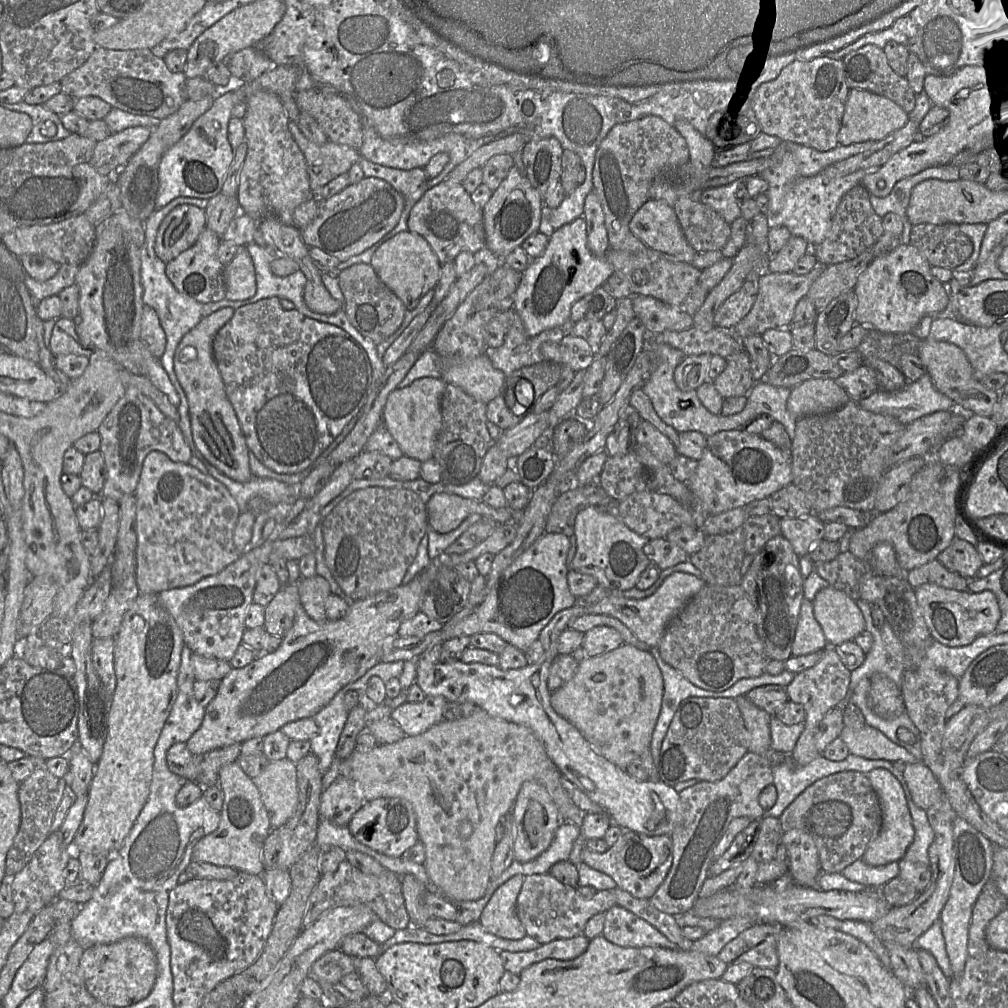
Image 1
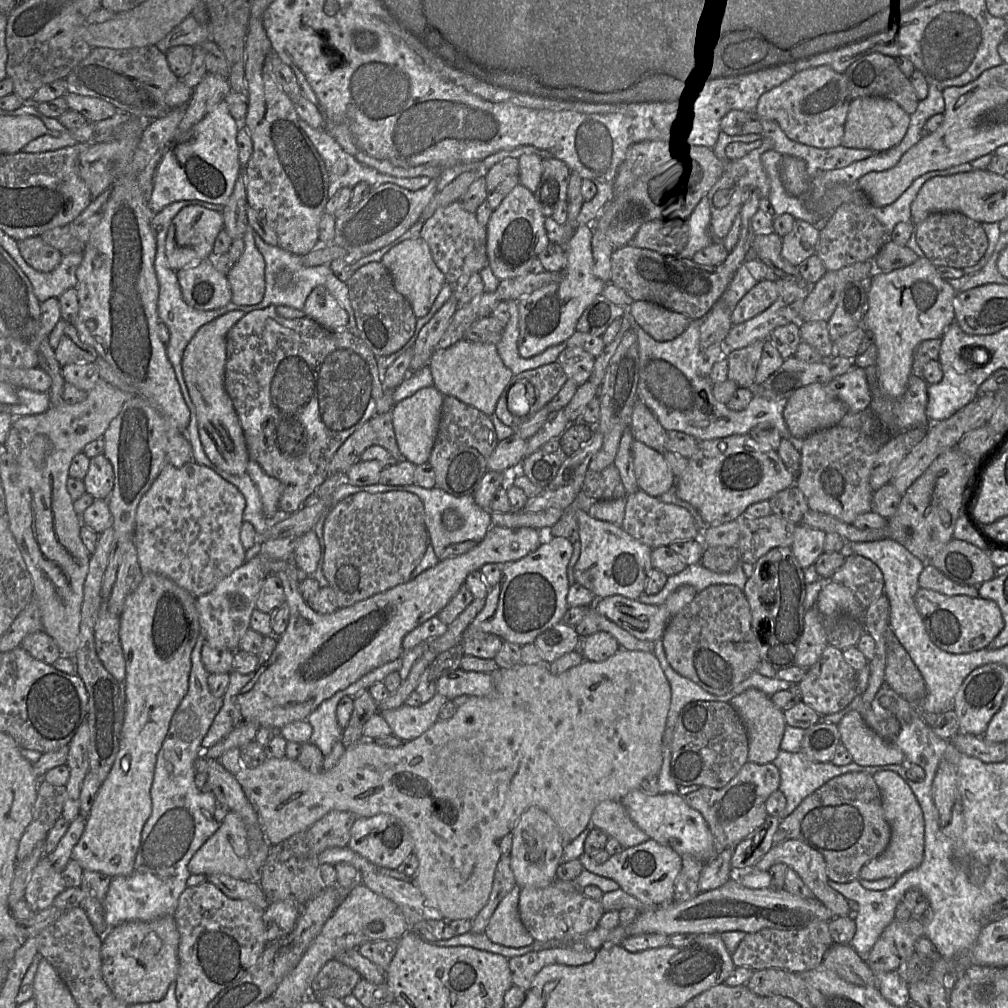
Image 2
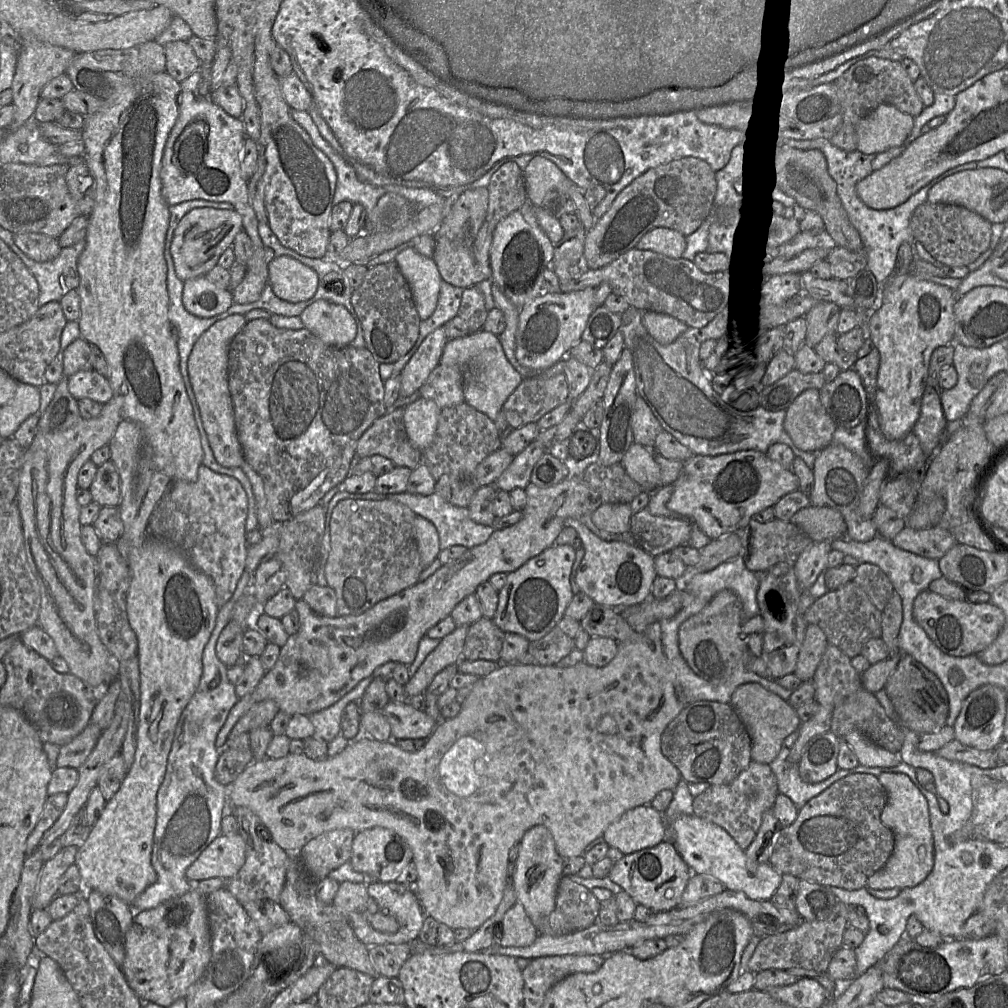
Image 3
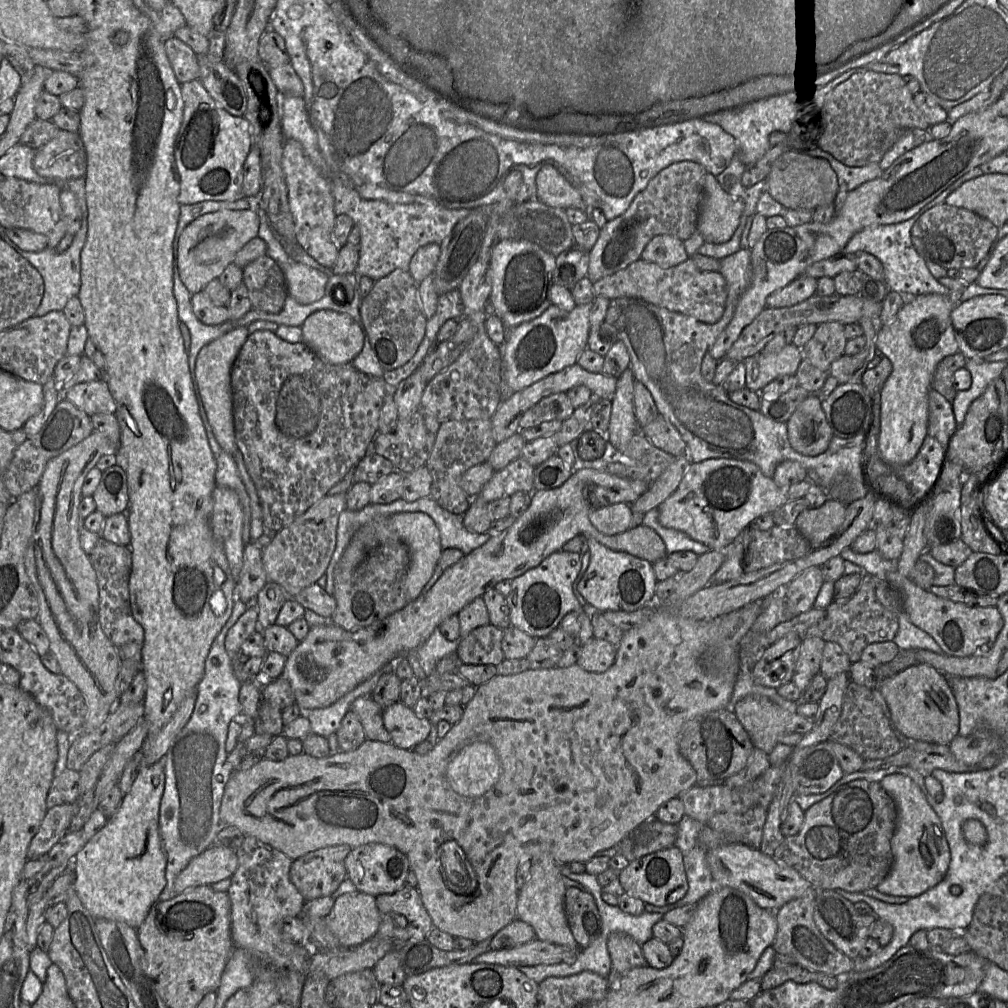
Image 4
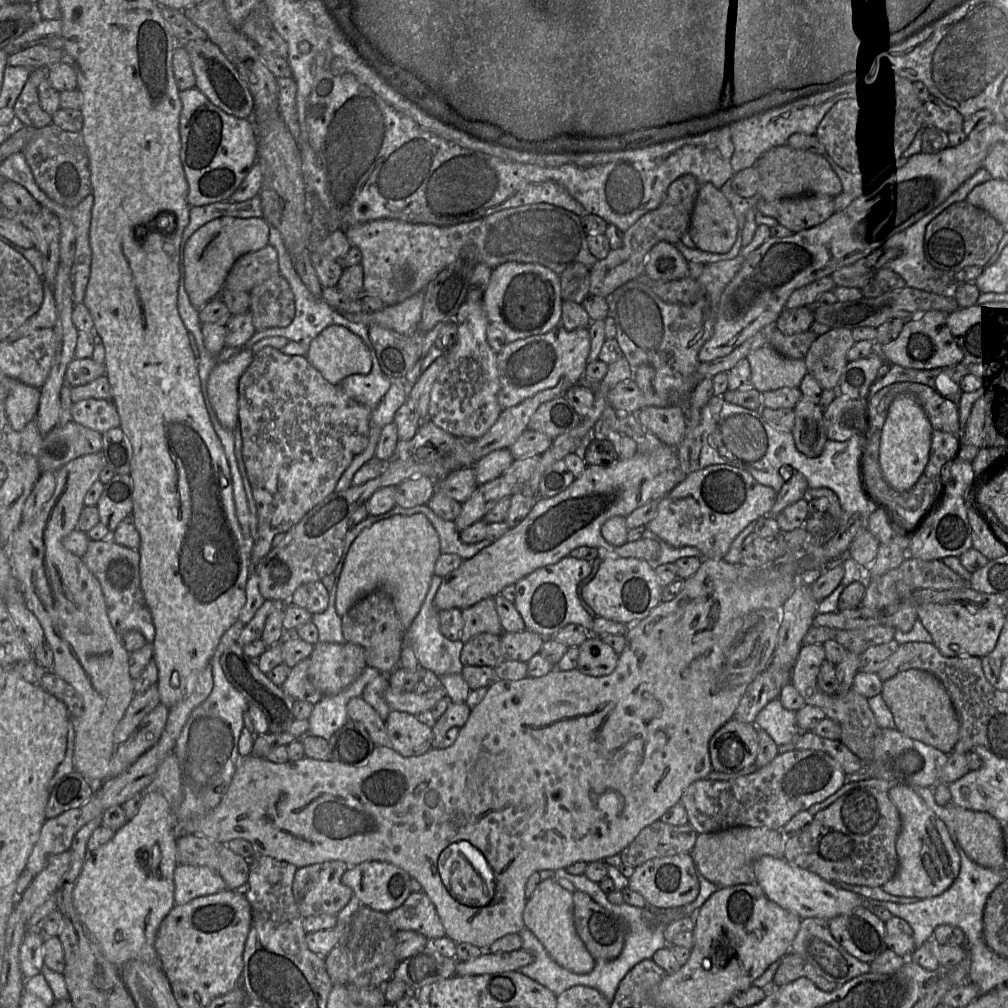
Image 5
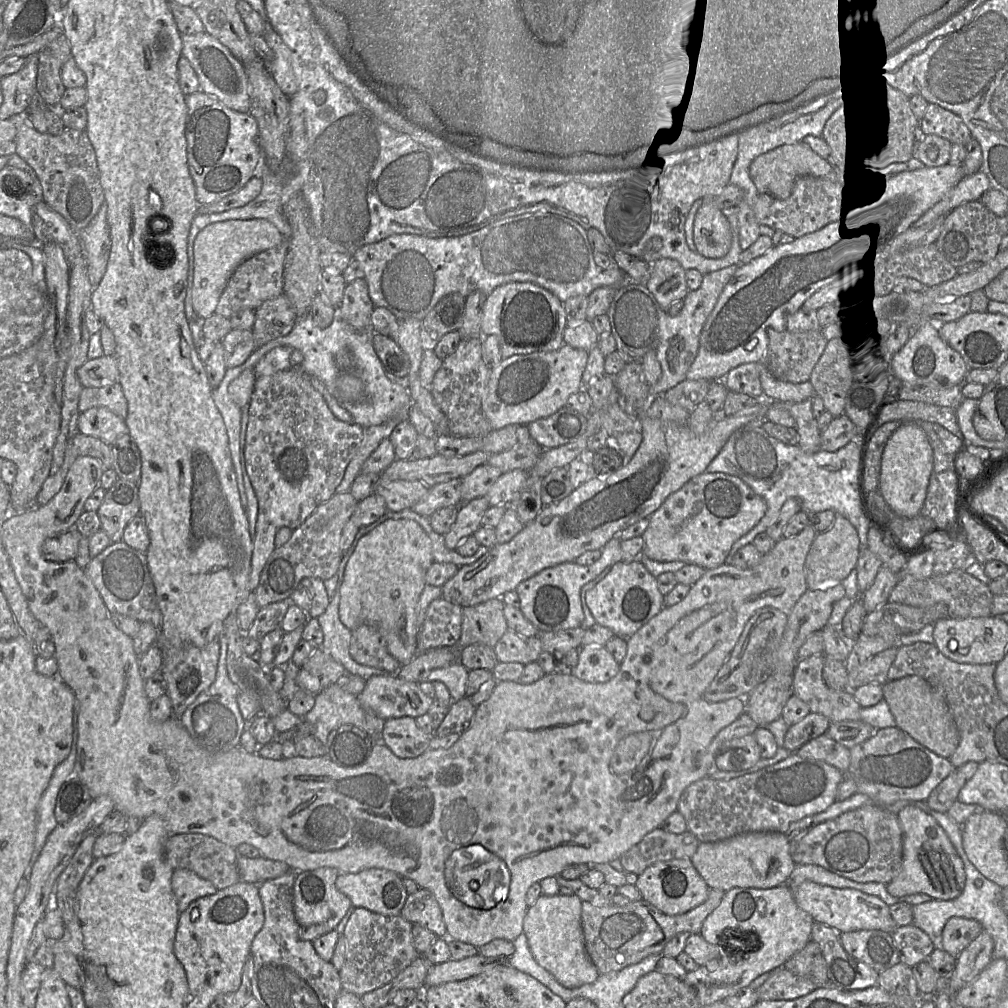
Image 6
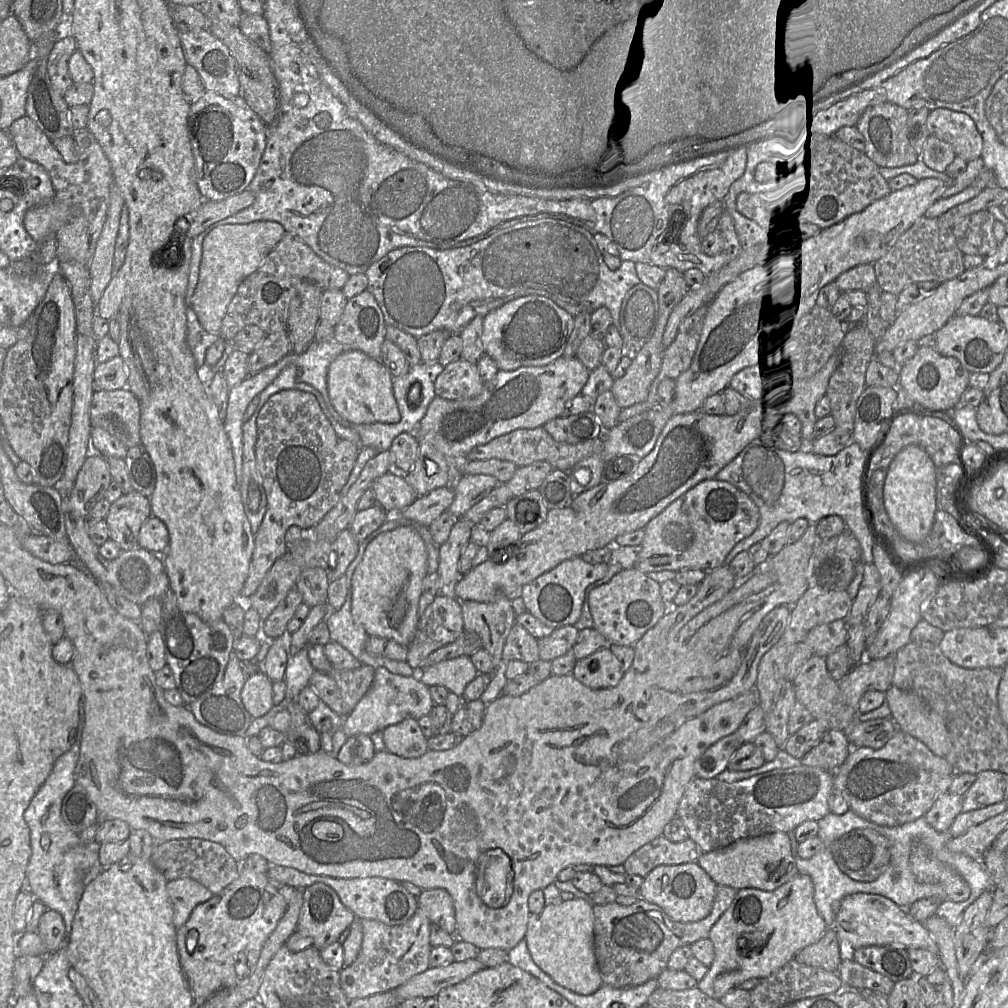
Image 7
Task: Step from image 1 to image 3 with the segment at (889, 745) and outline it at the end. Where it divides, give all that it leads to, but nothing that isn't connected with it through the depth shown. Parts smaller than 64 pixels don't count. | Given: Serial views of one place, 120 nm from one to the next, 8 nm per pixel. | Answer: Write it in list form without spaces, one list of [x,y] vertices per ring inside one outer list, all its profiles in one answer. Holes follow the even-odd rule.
[[[858,730],[846,734],[843,741],[851,747],[860,765],[866,767],[892,767],[901,763],[898,754],[876,745]]]

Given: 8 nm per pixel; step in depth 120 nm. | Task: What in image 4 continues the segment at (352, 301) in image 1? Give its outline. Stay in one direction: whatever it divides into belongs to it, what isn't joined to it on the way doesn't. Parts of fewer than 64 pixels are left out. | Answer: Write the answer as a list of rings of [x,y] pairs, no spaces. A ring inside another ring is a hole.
[[[395,270],[375,281],[370,293],[361,300],[360,315],[372,350],[384,371],[407,363],[417,352],[428,322],[418,294],[418,285],[410,272]]]

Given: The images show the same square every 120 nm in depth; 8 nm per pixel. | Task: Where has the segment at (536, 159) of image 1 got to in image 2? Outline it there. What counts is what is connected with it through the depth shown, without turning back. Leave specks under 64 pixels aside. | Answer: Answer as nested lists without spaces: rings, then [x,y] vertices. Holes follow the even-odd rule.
[[[542,159],[541,179],[533,194],[545,217],[552,216],[557,207],[567,201],[570,172],[559,159]]]

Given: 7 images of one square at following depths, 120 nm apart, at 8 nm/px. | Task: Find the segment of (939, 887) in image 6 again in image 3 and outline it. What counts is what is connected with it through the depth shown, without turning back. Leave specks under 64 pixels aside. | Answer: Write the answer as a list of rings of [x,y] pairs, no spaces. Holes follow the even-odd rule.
[[[884,772],[877,778],[888,796],[880,819],[893,832],[895,845],[886,864],[868,879],[867,887],[875,890],[902,890],[917,886],[929,875],[934,865],[933,835],[927,800],[906,774]]]

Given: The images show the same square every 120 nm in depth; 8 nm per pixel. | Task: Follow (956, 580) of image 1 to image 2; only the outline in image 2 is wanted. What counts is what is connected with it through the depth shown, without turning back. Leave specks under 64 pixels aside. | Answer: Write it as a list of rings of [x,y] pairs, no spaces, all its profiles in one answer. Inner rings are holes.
[[[925,564],[918,578],[919,587],[933,590],[948,596],[964,595],[972,598],[980,597],[978,586],[958,584],[932,564]]]

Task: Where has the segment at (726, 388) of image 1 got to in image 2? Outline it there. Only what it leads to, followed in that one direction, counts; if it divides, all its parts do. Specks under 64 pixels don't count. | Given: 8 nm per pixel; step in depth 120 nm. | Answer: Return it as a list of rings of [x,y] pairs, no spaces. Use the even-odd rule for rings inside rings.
[[[758,340],[747,347],[733,350],[726,355],[728,380],[735,382],[739,388],[754,387],[764,341]]]

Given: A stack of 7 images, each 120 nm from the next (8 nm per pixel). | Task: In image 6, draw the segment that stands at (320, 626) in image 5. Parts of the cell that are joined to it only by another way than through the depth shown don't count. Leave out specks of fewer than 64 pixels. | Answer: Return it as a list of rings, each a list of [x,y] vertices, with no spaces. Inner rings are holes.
[[[339,578],[335,593],[325,611],[317,617],[323,631],[321,648],[340,663],[347,674],[353,674],[369,679],[375,675],[390,675],[385,670],[365,666],[356,662],[350,654],[352,630],[348,629],[339,618],[340,587]]]

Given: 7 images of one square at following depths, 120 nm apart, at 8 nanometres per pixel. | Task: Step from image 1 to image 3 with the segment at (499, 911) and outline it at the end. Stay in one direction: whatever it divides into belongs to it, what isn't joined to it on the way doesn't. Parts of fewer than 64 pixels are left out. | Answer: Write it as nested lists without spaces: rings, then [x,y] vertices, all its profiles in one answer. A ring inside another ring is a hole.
[[[518,901],[506,911],[500,924],[493,929],[494,945],[527,947],[538,938],[539,932]]]

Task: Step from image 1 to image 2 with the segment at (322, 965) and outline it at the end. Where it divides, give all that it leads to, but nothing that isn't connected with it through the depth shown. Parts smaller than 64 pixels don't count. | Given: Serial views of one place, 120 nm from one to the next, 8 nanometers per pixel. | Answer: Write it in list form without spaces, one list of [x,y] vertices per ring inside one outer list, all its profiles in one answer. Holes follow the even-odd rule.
[[[336,959],[328,961],[319,971],[310,986],[314,999],[331,996],[340,1000],[351,995],[361,976],[352,968]]]

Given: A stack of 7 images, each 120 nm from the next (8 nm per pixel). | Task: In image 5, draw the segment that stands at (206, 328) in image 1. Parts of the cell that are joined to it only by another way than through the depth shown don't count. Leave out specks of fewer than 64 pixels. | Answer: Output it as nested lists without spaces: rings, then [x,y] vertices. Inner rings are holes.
[[[242,349],[227,361],[217,364],[208,379],[208,398],[221,425],[234,430],[238,424],[238,384],[253,360],[251,349]]]

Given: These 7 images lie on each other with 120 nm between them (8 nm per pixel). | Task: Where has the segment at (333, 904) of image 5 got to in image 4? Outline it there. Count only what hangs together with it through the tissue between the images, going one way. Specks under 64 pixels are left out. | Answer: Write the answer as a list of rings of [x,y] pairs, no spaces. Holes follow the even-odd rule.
[[[335,845],[309,852],[292,861],[290,880],[305,901],[331,896],[347,878],[345,859],[351,851],[348,845]]]

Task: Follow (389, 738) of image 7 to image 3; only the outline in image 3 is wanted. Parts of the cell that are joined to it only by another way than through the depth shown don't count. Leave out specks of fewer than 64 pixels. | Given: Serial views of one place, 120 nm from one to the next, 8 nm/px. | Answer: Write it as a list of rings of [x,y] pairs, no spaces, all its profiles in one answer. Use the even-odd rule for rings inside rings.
[[[389,702],[382,710],[391,727],[392,740],[427,739],[438,723],[425,711],[419,711],[408,702]]]

